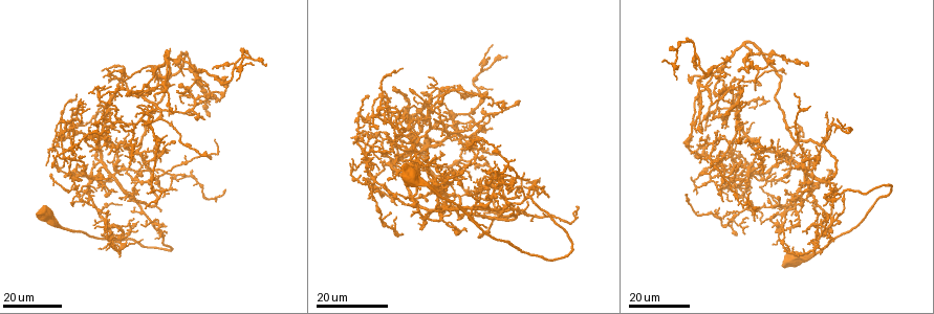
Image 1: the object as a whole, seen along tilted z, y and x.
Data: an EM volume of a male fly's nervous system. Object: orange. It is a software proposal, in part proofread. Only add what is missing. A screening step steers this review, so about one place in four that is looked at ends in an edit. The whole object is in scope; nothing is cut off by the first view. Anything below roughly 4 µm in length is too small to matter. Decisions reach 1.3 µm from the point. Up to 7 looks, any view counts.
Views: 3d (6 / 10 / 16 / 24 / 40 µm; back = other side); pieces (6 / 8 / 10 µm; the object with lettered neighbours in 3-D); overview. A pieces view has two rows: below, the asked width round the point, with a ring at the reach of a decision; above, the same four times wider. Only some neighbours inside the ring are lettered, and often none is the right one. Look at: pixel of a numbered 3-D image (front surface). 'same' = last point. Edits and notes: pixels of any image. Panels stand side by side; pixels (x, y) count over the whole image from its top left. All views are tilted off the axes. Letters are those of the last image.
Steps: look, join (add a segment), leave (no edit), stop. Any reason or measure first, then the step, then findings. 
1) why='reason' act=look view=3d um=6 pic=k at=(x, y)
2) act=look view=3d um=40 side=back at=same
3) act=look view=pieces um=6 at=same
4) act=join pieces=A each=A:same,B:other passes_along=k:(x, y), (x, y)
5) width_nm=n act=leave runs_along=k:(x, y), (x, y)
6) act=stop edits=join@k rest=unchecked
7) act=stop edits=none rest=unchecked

act=look view=3d um=24 pic=1 at=(827, 187)

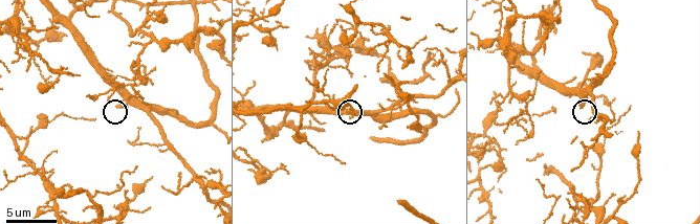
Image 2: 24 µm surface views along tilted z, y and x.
act=look view=pieces um=6 pic=2 at=(118, 106)

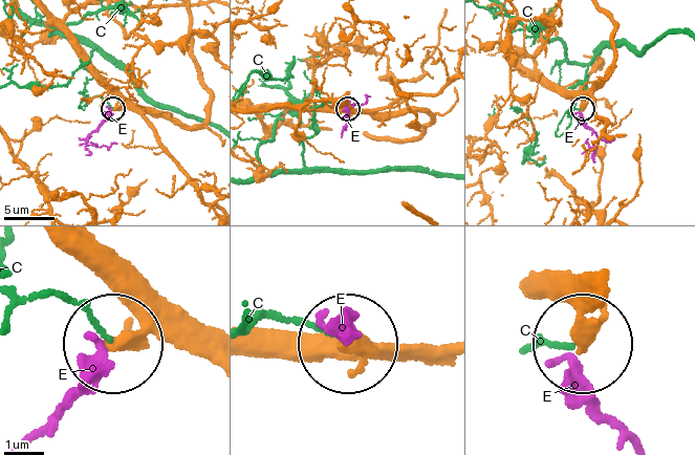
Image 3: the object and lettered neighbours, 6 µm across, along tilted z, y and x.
act=leave each=C:other,E:other runs_along=3:(213, 361), (136, 332), (118, 338) found='no lettered segment goes on from it'

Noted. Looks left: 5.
why='branch stops here' act=look view=3d um=16 pic=1 at=(495, 198)

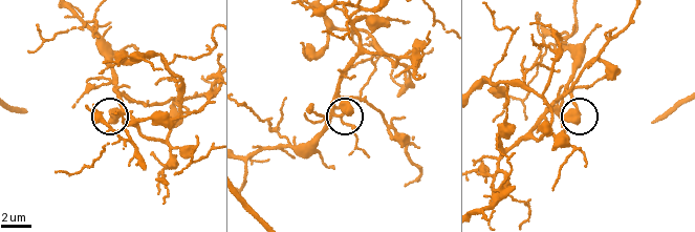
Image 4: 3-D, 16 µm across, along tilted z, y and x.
act=look view=3d um=10 pic=4 at=(109, 119)

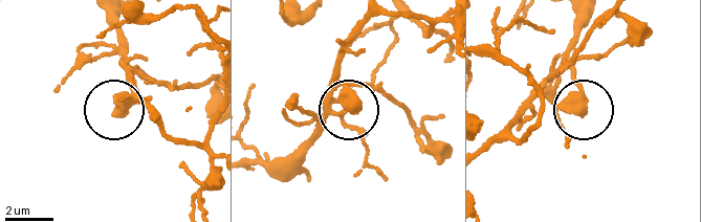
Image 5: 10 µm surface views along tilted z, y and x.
why='what lies round it' act=look view=pieces um=8 pic=5 at=(580, 112)

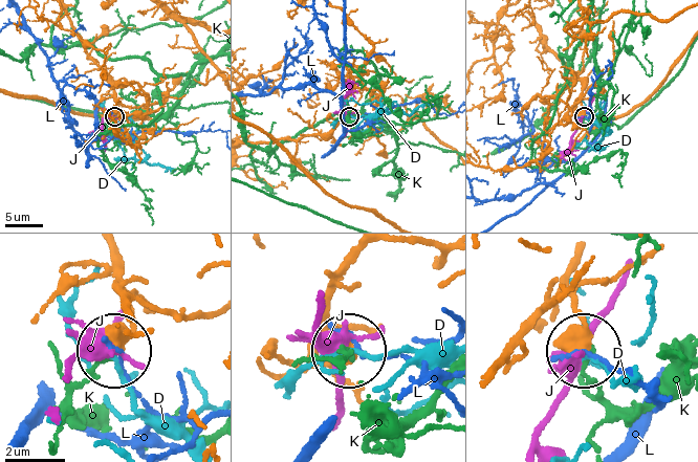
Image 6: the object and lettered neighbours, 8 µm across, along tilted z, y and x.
act=leave each=D:other,J:other,K:other,L:other found='no lettered segment goes on from it'

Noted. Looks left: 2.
why='thin end' act=look view=3d um=16 pic=1 at=(826, 111)

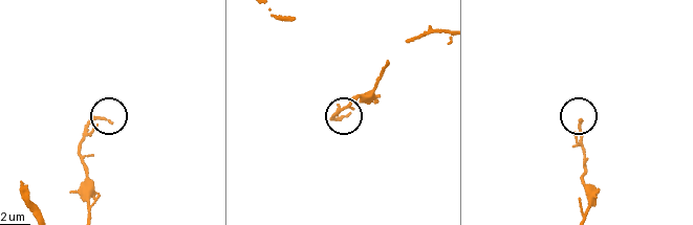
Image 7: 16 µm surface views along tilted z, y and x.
why='see the neighbours' act=look view=pieces um=10 pic=7 at=(579, 119)

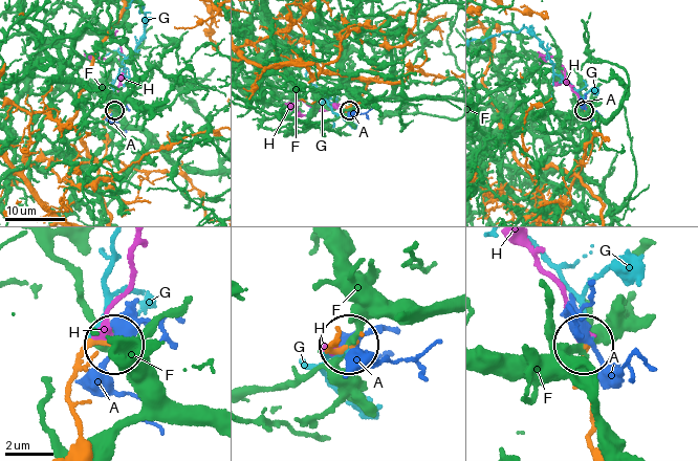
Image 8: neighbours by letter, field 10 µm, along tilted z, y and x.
act=join pieces=H each=A:other,F:other,G:other,H:same found='it goes on there'

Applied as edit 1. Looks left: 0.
act=stop edits=join@8 rest=unchecked

